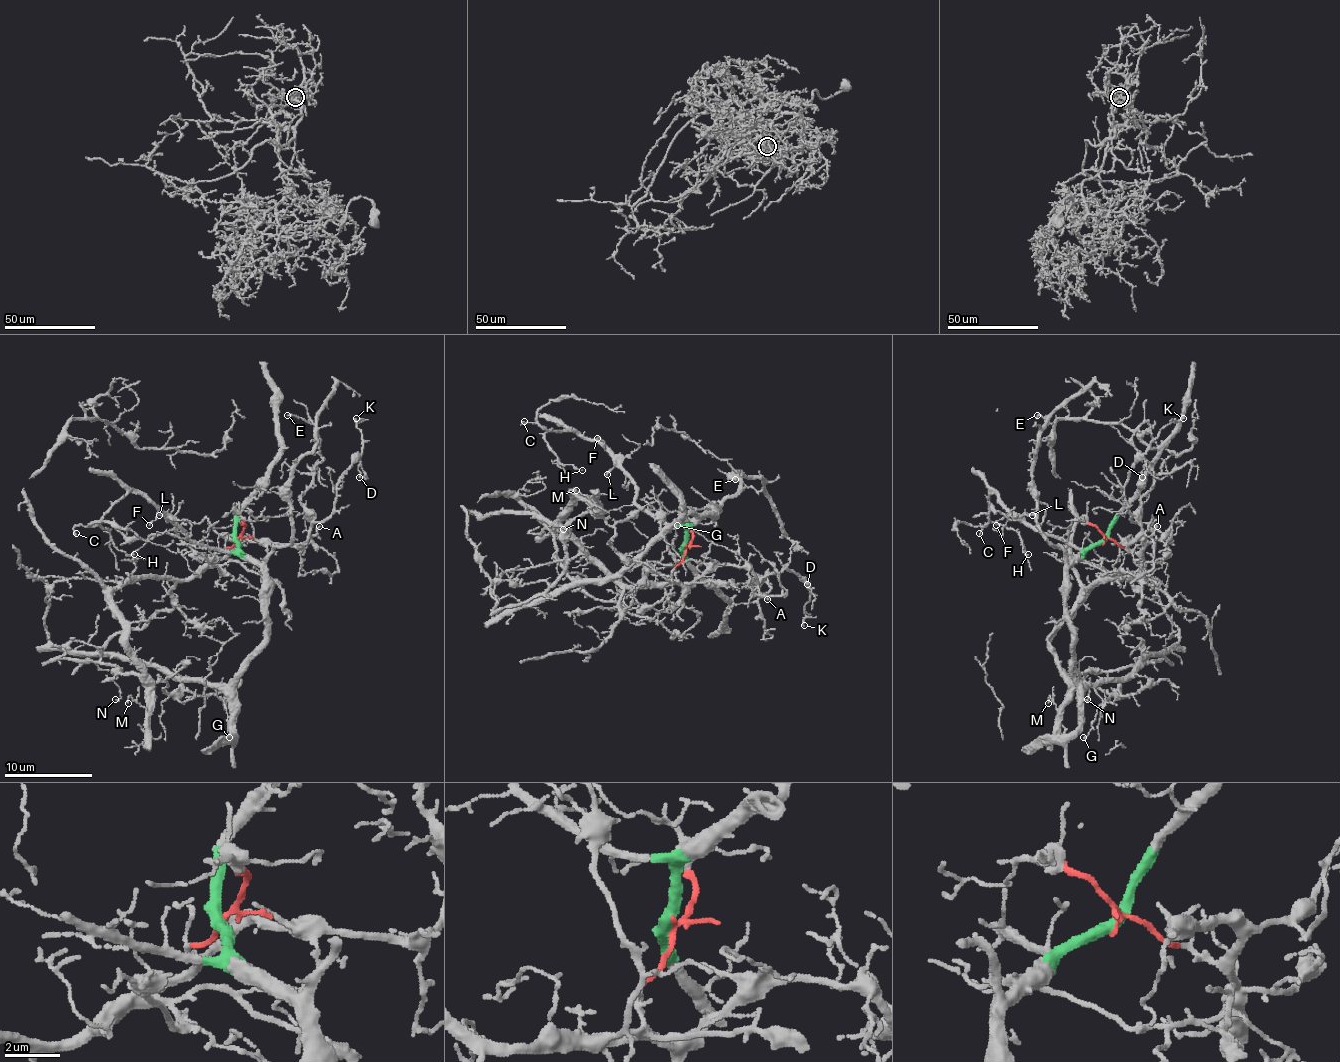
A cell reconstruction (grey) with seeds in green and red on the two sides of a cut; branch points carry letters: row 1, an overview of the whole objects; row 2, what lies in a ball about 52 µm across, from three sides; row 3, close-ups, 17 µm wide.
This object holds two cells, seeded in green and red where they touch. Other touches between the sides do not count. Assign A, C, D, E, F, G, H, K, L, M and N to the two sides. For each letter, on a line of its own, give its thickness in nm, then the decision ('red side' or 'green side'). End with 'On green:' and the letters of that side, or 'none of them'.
A: 100 nm thick; red side
C: 110 nm thick; green side
D: 140 nm thick; red side
E: 130 nm thick; green side
F: 100 nm thick; green side
G: 200 nm thick; green side
H: 140 nm thick; green side
K: 120 nm thick; red side
L: 140 nm thick; green side
M: 110 nm thick; red side
N: 140 nm thick; red side
On green: C, E, F, G, H, L

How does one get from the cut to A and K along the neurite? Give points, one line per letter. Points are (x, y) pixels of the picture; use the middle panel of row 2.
A: (686, 546), (686, 555), (675, 568), (679, 581), (686, 586), (719, 566), (745, 568), (768, 599)
K: (686, 546), (675, 572), (686, 586), (719, 566), (745, 568), (757, 583), (792, 570), (810, 588), (803, 625)

